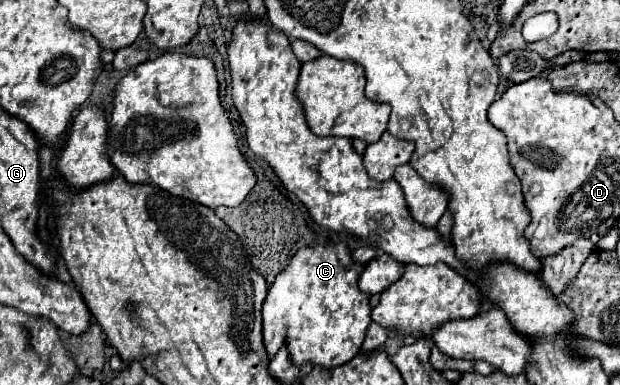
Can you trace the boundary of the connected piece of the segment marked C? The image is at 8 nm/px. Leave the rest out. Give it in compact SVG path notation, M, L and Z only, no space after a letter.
M341 241L336 245L331 243L326 246L318 245L300 249L284 271L276 276L274 285L270 287L268 297L264 301L262 321L264 321L264 345L268 351L268 357L274 359L280 347L286 346L292 363L298 367L310 363L322 369L332 369L354 359L362 347L366 327L370 325L370 305L368 305L370 297L362 293L356 283L358 275L362 273L362 267L364 265L352 261L350 251Z

